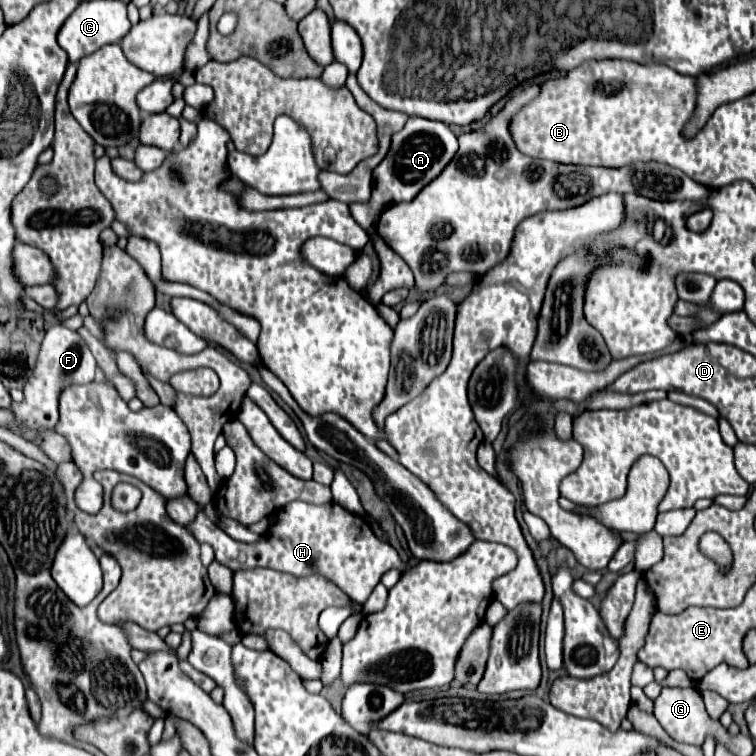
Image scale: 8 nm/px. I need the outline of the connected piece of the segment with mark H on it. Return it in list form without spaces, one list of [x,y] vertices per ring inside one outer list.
[[[292,501],[284,509],[280,509],[278,521],[268,529],[266,537],[252,545],[234,541],[232,537],[222,533],[222,529],[214,521],[210,521],[206,513],[202,513],[202,509],[188,525],[188,529],[200,543],[210,543],[214,547],[216,559],[232,571],[248,567],[270,567],[276,571],[292,573],[296,577],[318,573],[336,583],[352,601],[360,605],[368,599],[368,595],[388,569],[404,571],[418,563],[416,559],[402,563],[396,549],[374,535],[368,519],[346,511],[338,503],[308,505],[302,501]]]

